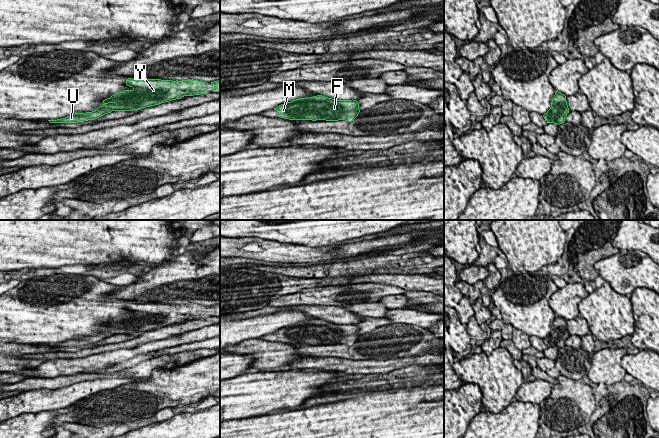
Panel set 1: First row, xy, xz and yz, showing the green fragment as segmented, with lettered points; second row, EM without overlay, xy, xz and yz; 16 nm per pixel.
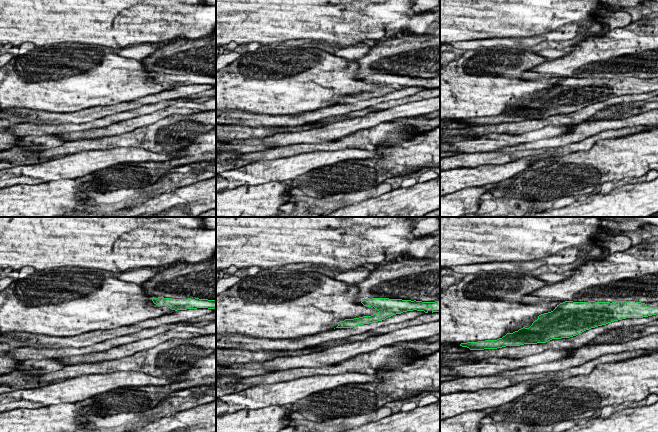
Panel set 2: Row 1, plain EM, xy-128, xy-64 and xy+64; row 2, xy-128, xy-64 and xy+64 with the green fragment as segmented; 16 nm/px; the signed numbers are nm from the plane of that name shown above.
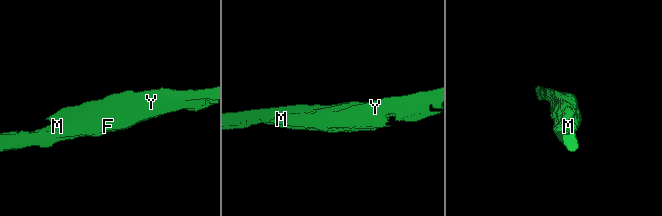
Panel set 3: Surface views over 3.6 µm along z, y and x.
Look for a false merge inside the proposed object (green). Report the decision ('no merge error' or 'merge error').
no merge error

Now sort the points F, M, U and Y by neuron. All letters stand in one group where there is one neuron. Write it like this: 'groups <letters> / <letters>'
groups F M U Y

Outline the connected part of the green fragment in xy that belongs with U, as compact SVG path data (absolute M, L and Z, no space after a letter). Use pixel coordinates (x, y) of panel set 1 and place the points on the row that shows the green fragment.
M128 78L126 85L133 89L113 94L110 98L103 100L104 104L95 111L75 113L65 118L48 121L50 123L84 122L95 120L112 111L133 111L181 99L184 96L208 93L208 83L198 80L135 80Z

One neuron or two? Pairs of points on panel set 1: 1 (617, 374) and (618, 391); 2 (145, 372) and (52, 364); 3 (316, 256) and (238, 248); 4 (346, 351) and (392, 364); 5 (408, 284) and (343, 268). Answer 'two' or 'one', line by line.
1: two
2: two
3: one
4: two
5: two

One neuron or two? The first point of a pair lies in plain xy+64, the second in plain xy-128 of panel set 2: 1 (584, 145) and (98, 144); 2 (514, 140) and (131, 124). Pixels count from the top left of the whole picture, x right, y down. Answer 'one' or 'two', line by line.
1: one
2: one

